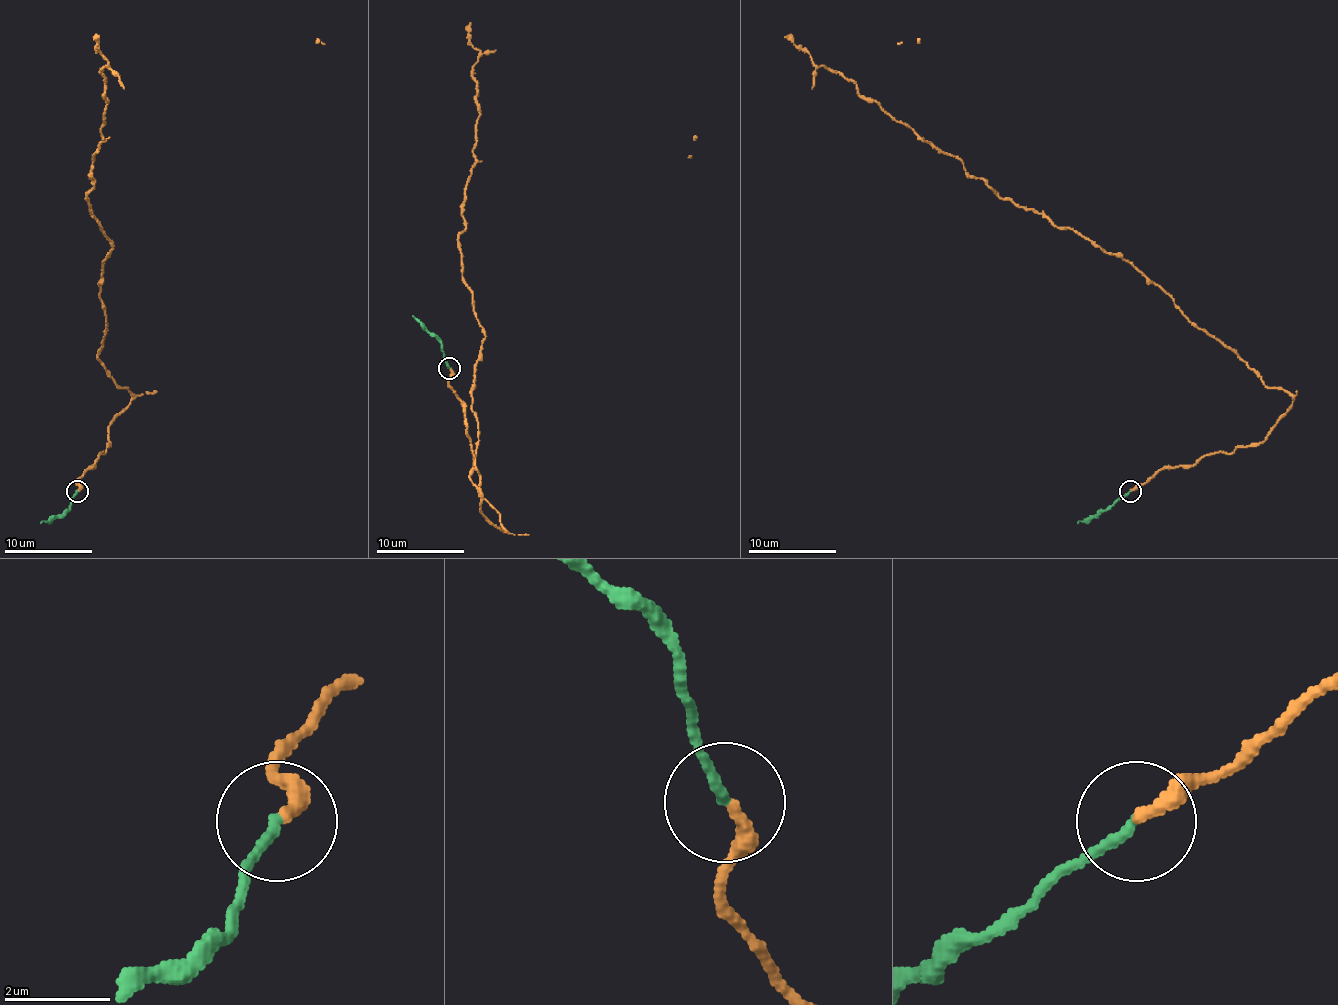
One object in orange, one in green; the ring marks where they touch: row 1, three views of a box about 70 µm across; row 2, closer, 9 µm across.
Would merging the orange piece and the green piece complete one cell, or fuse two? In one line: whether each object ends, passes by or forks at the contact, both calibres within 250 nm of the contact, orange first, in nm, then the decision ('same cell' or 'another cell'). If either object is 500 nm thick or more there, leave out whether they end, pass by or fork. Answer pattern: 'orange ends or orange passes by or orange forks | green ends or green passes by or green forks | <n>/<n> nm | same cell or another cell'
orange ends | green ends | 240/180 nm | same cell

